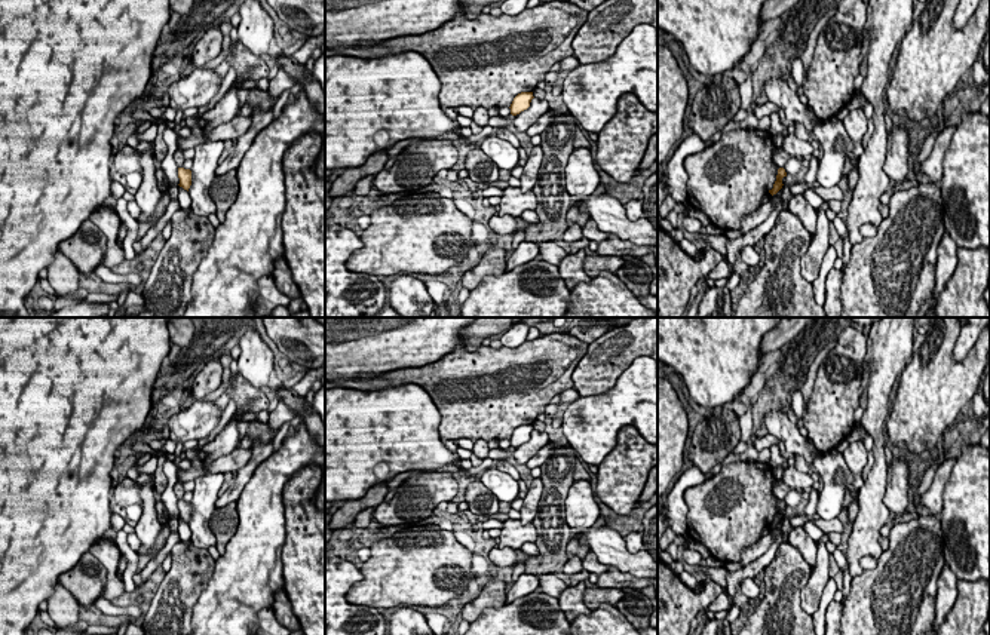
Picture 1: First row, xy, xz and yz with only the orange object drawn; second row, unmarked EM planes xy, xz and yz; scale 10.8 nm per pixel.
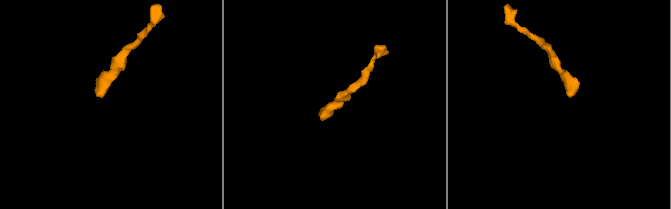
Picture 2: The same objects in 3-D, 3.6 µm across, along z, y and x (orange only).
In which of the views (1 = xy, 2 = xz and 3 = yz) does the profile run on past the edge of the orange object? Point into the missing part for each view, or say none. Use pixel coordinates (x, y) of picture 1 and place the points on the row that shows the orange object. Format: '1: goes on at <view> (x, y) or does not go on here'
1: does not go on here
2: does not go on here
3: does not go on here

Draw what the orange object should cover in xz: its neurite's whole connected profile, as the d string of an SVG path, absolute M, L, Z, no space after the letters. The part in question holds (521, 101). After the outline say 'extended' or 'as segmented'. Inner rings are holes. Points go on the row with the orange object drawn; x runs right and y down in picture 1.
M521 92L521 93L518 93L514 98L514 101L512 101L511 107L509 107L511 108L511 114L517 116L521 111L527 110L530 107L530 102L531 102L533 98L534 98L533 92Z; as segmented

